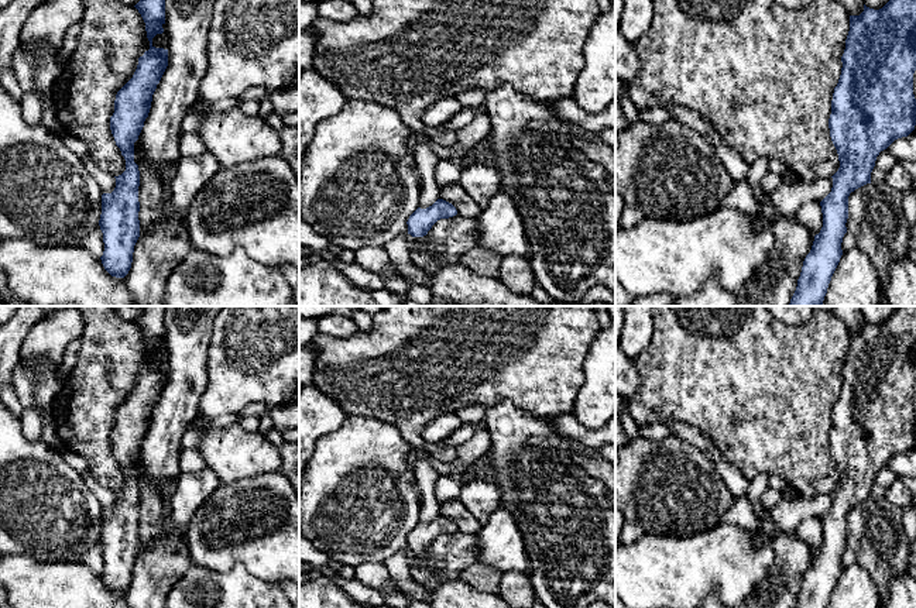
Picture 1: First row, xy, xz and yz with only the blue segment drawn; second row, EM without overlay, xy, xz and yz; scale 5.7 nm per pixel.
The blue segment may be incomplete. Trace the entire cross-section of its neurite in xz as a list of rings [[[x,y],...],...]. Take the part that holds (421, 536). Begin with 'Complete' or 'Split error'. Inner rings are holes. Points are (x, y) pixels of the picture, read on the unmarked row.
Complete. [[[438,515],[432,522],[426,525],[418,523],[408,535],[408,550],[412,553],[423,553],[432,545],[432,542],[440,535],[449,535],[457,530],[456,523]]]

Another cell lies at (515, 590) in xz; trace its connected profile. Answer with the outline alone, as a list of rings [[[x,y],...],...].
[[[521,570],[501,573],[497,594],[511,608],[532,608],[536,600],[531,577]]]

